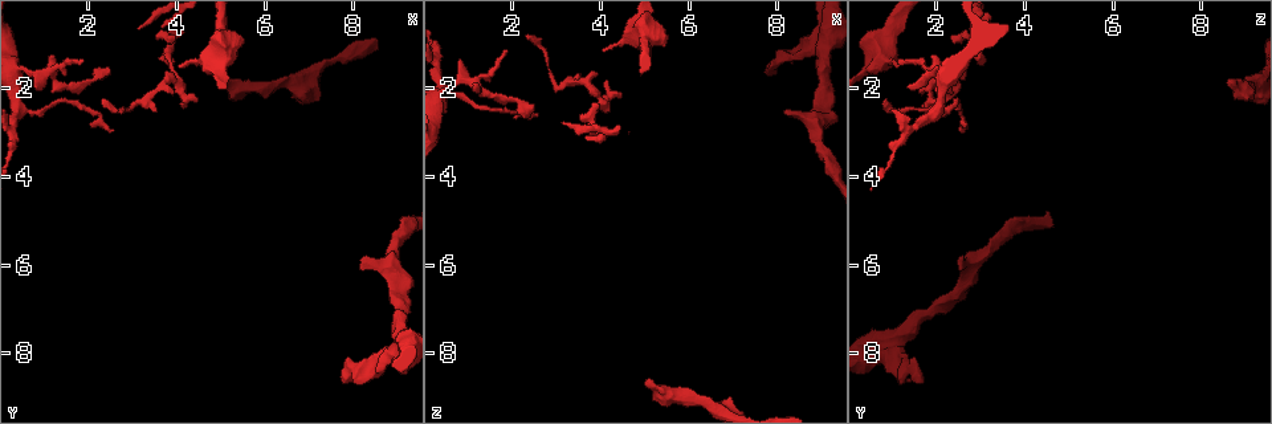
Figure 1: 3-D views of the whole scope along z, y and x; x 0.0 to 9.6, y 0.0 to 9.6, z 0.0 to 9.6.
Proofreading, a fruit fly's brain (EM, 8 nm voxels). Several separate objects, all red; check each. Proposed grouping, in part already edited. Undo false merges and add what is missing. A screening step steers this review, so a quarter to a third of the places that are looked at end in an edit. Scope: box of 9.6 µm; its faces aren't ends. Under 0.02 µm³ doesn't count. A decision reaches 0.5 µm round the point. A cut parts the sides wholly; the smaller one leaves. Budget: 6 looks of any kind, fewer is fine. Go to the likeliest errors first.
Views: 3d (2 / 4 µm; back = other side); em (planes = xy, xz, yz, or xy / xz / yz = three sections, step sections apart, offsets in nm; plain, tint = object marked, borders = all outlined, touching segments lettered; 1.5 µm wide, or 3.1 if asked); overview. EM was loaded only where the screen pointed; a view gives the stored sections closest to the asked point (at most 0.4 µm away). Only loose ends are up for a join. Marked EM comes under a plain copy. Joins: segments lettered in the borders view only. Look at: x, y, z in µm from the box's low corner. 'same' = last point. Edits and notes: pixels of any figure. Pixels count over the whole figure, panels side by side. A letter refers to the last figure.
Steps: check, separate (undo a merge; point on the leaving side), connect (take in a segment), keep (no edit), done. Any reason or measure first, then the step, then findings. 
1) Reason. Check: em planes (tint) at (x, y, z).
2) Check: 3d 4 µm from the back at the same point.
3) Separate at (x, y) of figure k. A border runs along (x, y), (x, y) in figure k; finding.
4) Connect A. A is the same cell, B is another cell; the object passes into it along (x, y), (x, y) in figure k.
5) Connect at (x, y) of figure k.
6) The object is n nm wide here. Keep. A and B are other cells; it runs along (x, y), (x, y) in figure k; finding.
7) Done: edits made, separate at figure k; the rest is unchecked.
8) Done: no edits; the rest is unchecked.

Free end. Check: em xy step 8 (borders) at (3.95, 0.80, 2.40).

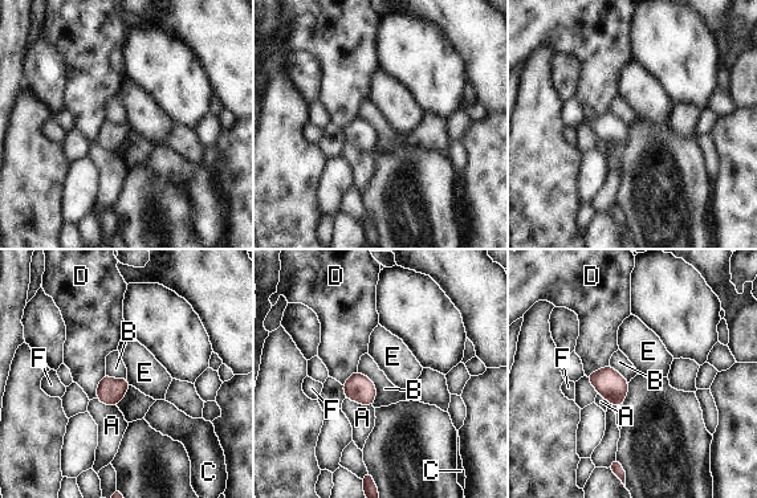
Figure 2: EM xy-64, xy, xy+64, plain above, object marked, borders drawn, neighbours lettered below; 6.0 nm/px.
Cut it another way. Check: em planes (borders) at the same point.

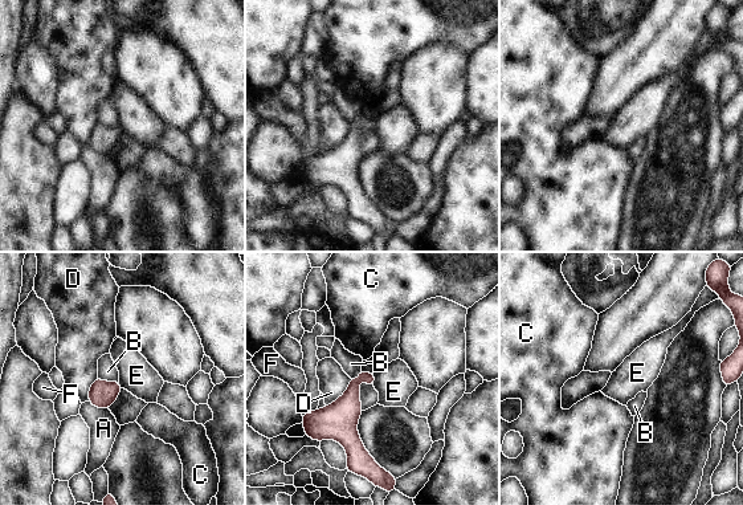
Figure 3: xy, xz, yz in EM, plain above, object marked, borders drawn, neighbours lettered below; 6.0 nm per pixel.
Keep. A, B, C, D, E and F are other cells; a border runs along (372, 374), (375, 378), (374, 385) in figure 3; none of them fits.

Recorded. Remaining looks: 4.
Branch stops here. Check: em planes (tint) at (8.25, 6.00, 2.45).

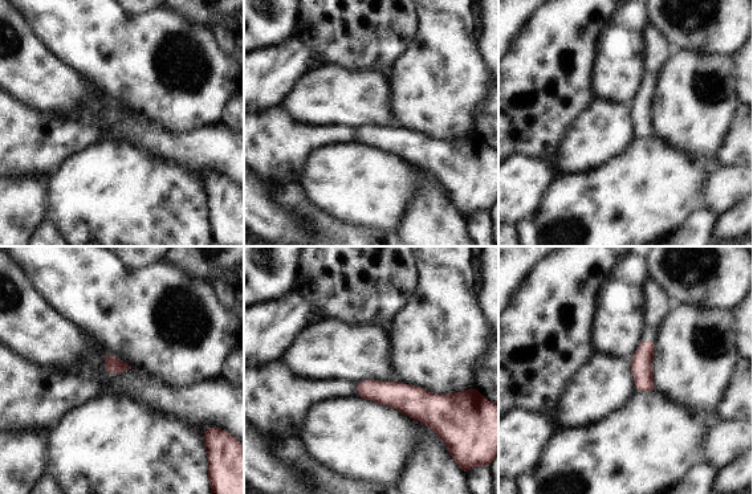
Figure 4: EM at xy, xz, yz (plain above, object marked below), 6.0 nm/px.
What lies round it. Check: em planes (borders) at the same point.

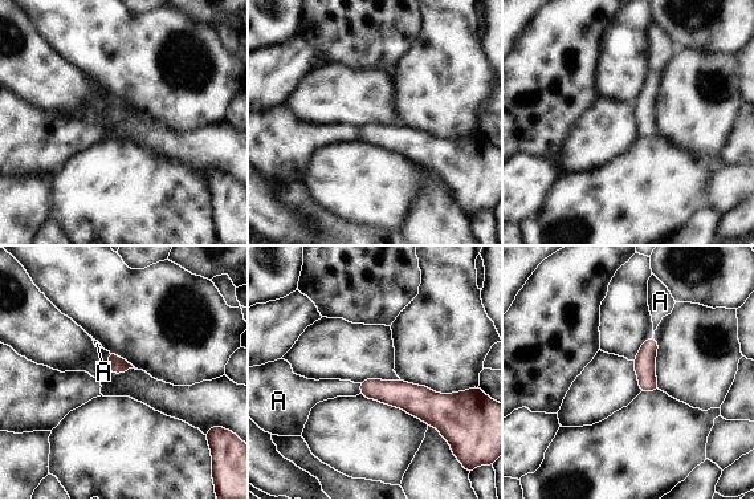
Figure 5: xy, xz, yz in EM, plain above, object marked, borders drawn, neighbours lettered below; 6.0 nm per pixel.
Connect A. A is the same cell; the object passes into it along (400, 394), (361, 387), (321, 390) in figure 5; the neuron continues.

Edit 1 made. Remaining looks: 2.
Done: edits made, connect at figure 5; the rest is unchecked.

